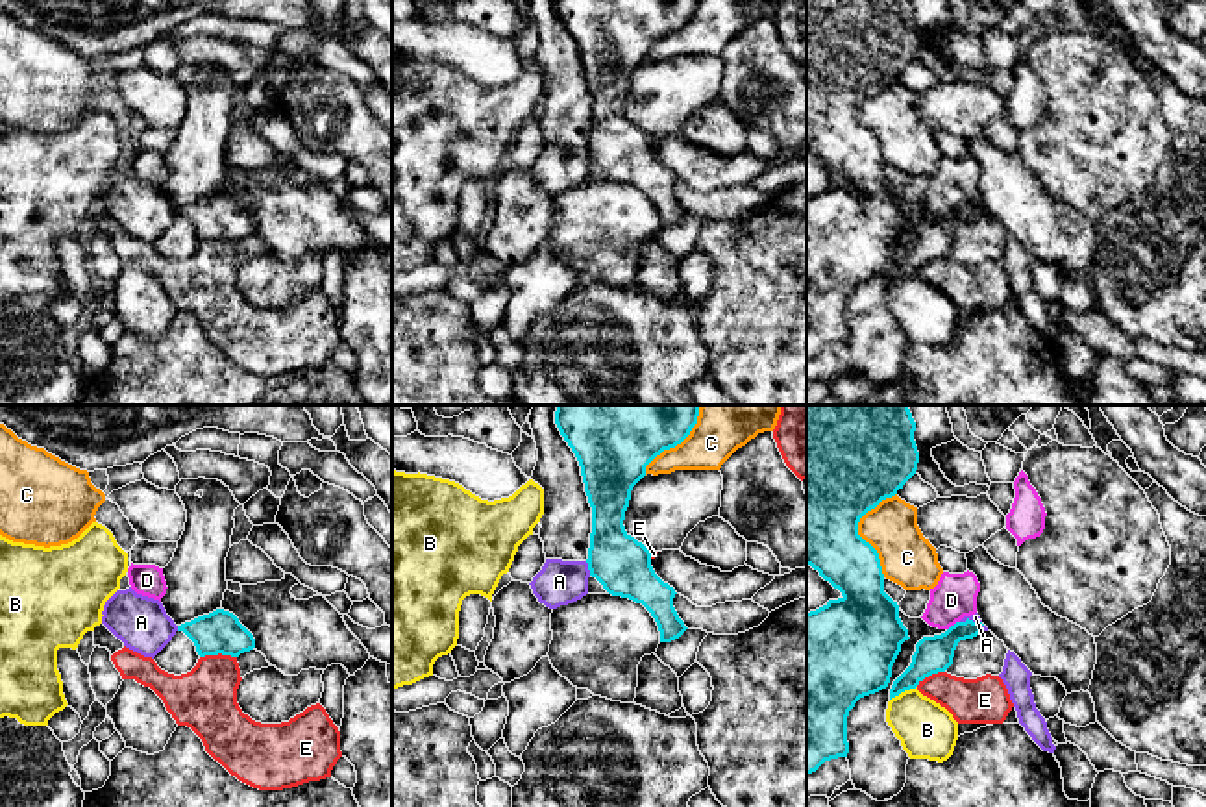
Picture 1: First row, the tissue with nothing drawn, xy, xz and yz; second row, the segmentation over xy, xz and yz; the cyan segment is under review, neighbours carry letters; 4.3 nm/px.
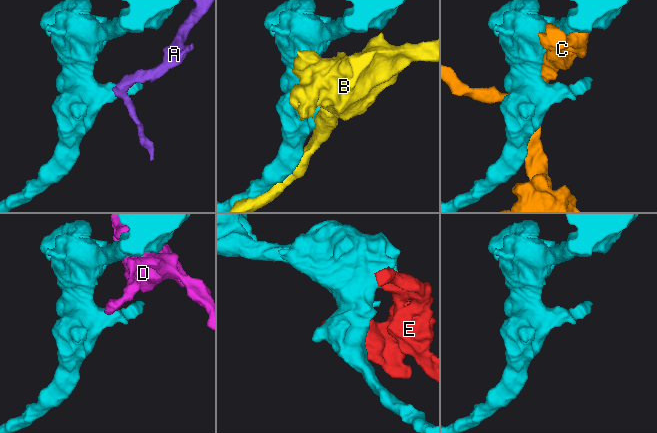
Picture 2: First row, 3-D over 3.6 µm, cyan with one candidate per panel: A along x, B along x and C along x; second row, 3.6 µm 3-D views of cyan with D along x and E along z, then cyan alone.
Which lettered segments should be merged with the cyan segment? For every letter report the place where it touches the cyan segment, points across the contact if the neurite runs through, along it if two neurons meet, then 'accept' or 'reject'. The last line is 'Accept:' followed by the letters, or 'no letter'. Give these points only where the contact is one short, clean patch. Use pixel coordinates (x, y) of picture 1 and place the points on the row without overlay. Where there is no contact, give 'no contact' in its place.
A: contact xz (589, 154); border xz (585, 147), (590, 160); reject
B: contact yz (903, 276); reject
C: contact yz (857, 115); reject
D: contact yz (955, 210); reject
E: contact xy (217, 239); reject
Accept: no letter

